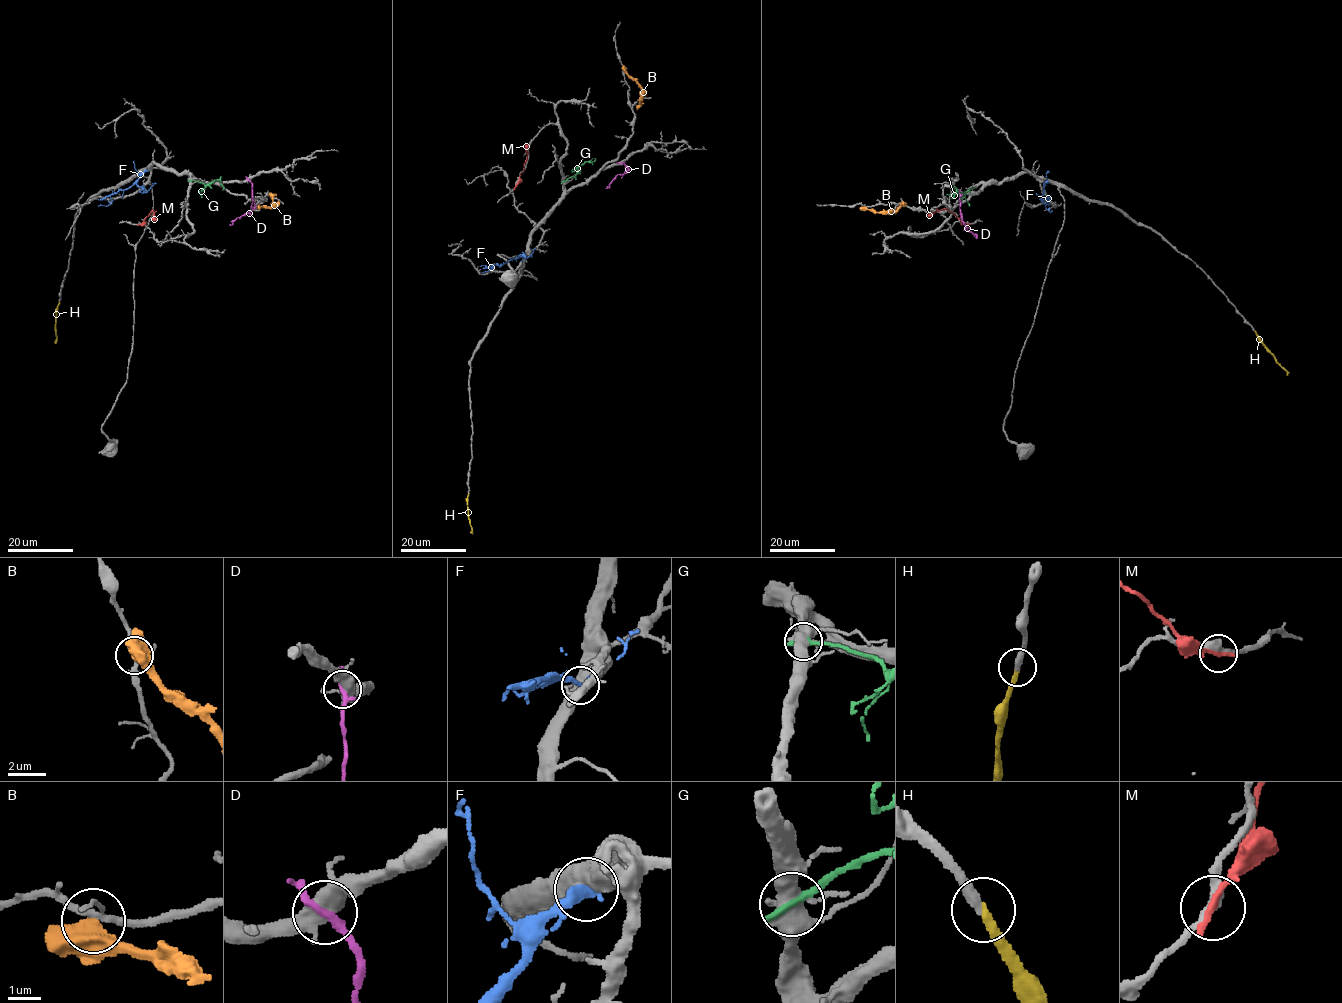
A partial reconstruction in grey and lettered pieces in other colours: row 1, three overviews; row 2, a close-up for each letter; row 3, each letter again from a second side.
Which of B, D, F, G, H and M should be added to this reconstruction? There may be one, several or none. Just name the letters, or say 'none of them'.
H

